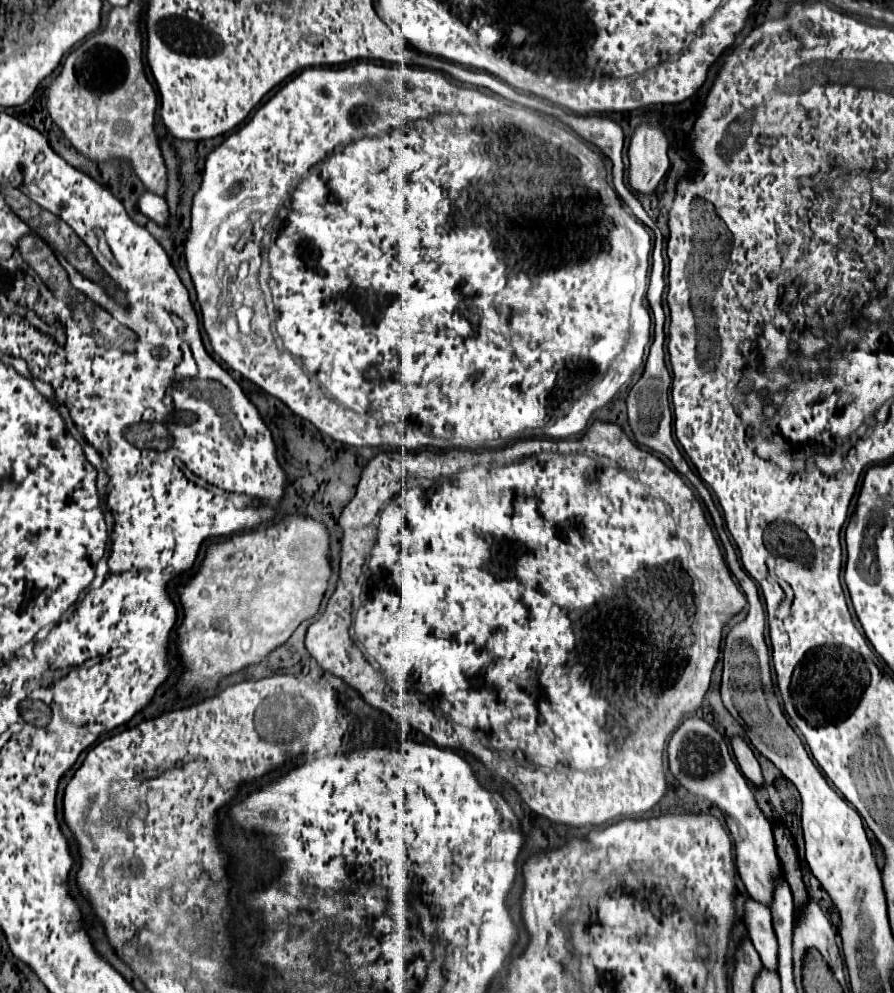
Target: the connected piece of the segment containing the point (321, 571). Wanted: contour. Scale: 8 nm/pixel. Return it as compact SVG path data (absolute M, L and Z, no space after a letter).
M289 516L279 524L261 526L257 530L237 534L227 542L211 544L201 570L183 588L179 588L185 612L179 628L179 654L185 666L181 682L177 684L179 694L189 696L197 690L215 688L223 676L263 660L271 650L285 644L303 620L313 618L331 574L327 554L329 536L325 526L301 516Z

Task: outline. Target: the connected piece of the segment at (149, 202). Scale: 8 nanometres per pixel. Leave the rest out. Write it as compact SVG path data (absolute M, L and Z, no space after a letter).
M143 192L141 198L139 198L139 210L153 218L157 224L165 224L167 218L169 218L169 212L167 212L167 204L165 204L165 198L163 196L157 196L155 192Z

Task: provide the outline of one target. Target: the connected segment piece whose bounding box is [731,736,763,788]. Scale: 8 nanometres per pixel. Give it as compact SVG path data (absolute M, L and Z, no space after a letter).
M731 736L731 746L733 746L735 758L737 758L739 768L741 768L741 772L745 774L745 778L751 780L757 788L761 788L761 786L763 786L761 768L759 768L759 762L757 762L753 750L749 748L749 744L747 744L741 736Z

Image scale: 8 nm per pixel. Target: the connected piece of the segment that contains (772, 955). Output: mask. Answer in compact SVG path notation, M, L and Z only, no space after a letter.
M747 896L745 900L745 924L749 938L759 952L763 966L769 970L777 968L777 938L771 926L771 912L765 904Z

